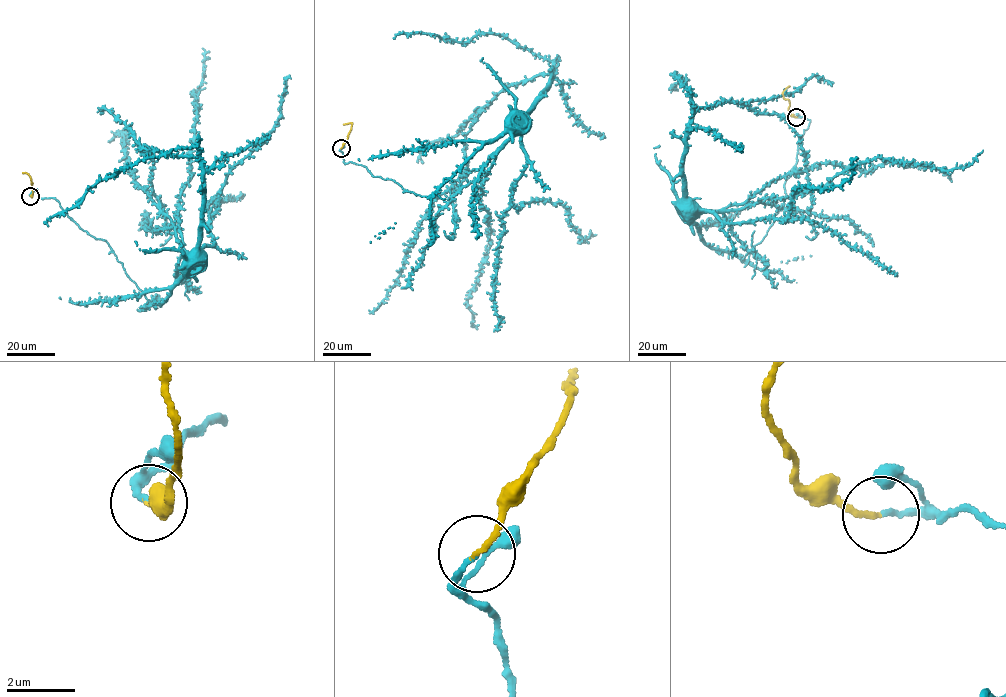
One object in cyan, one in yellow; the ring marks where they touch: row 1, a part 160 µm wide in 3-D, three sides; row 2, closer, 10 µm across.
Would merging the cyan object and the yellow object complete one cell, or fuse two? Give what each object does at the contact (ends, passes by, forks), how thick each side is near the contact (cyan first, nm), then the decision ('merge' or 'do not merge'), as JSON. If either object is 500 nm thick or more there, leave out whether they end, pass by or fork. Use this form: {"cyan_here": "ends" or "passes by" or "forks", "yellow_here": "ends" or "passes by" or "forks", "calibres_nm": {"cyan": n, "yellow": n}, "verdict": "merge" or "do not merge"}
{"cyan_here": "ends", "yellow_here": "ends", "calibres_nm": {"cyan": 140, "yellow": 140}, "verdict": "merge"}

